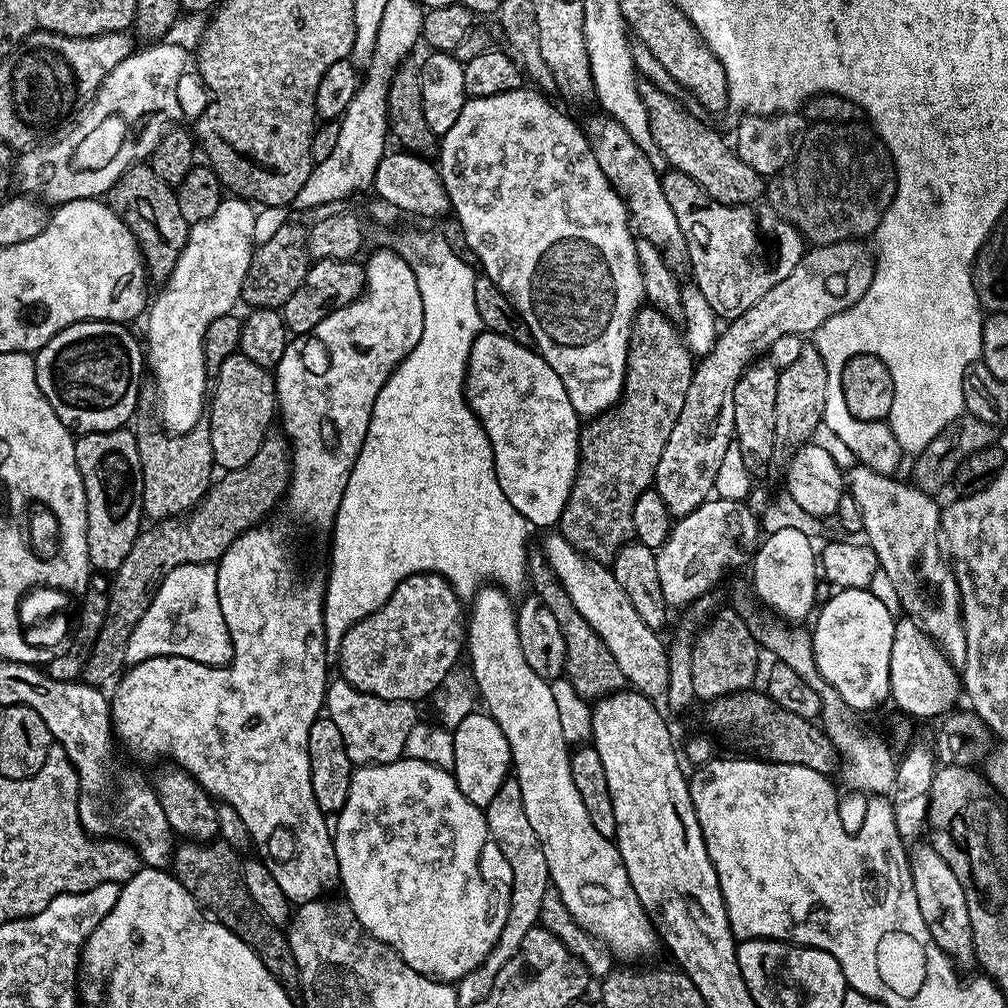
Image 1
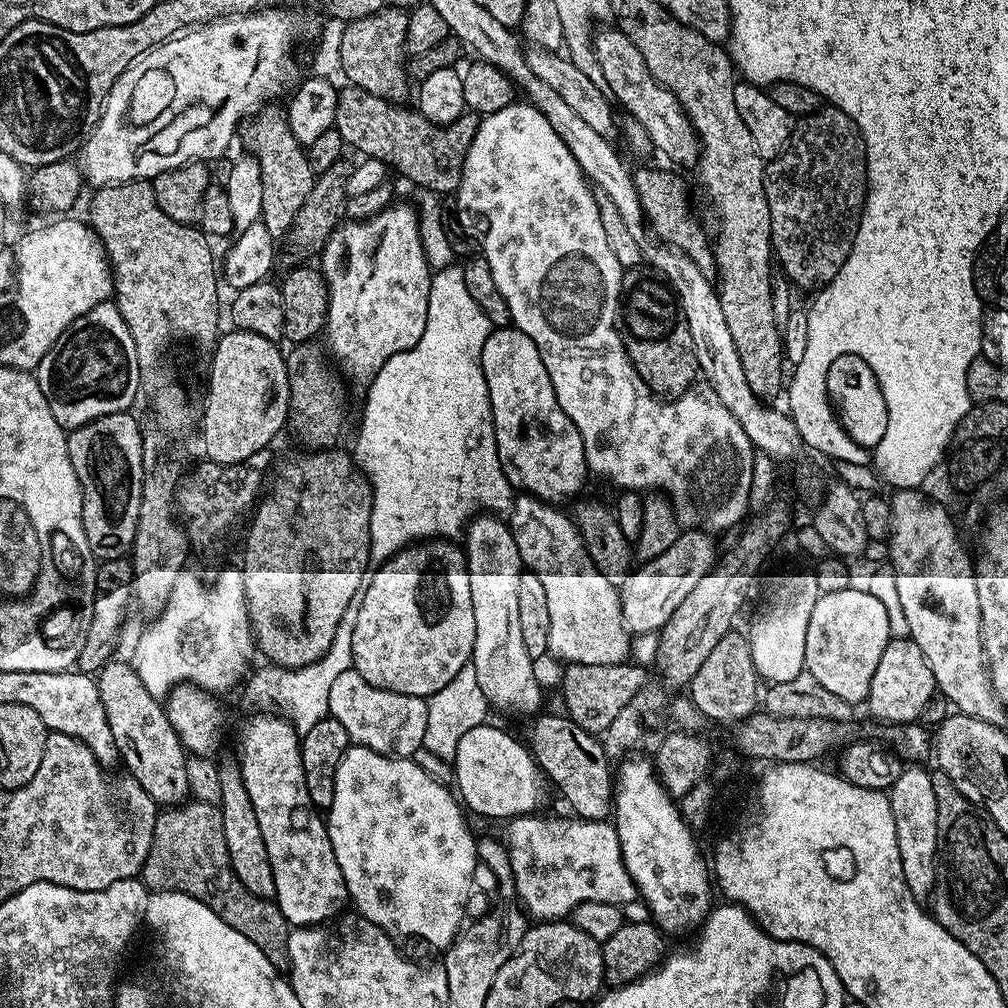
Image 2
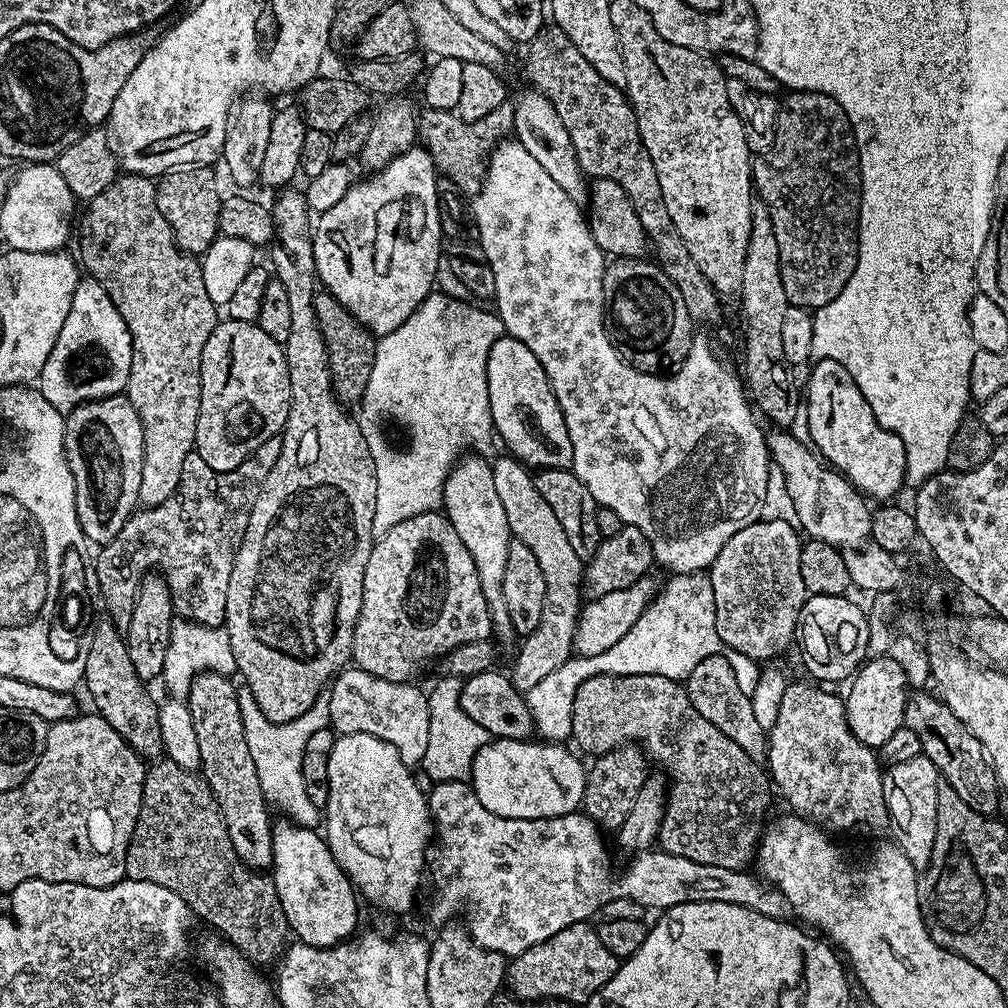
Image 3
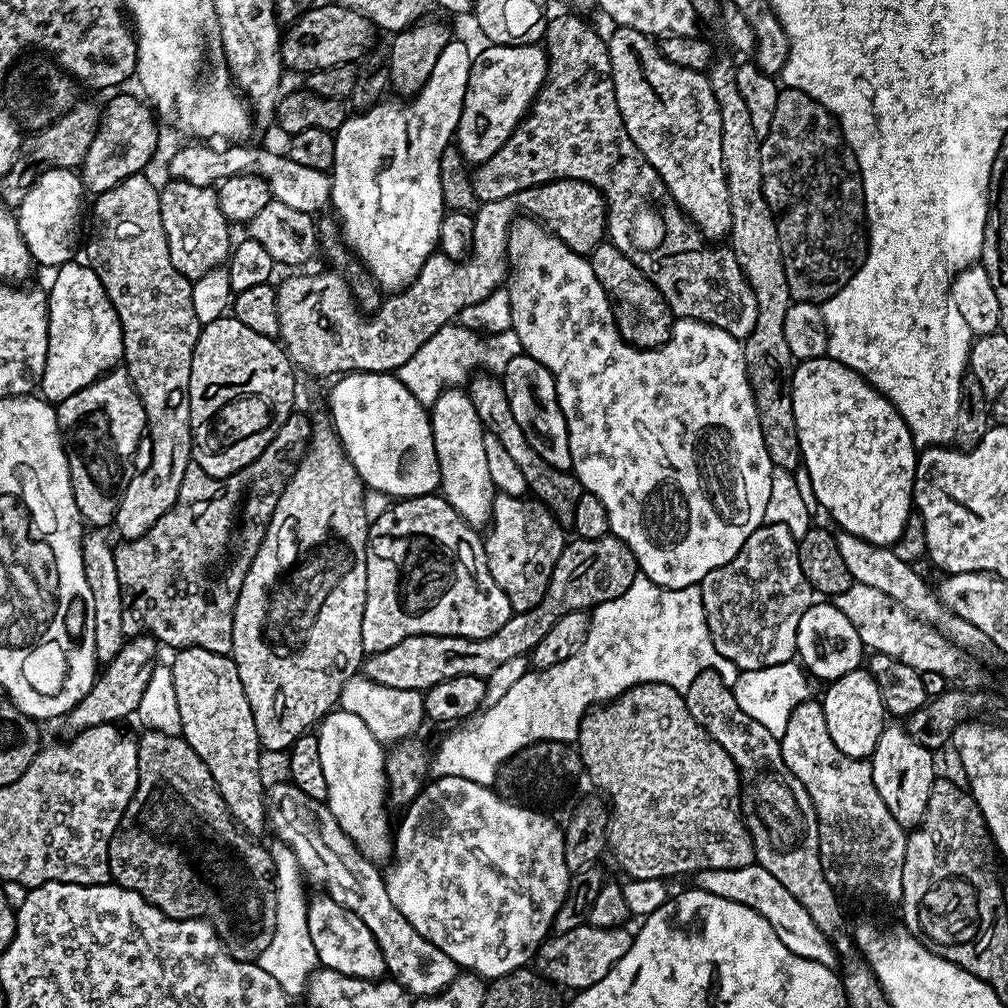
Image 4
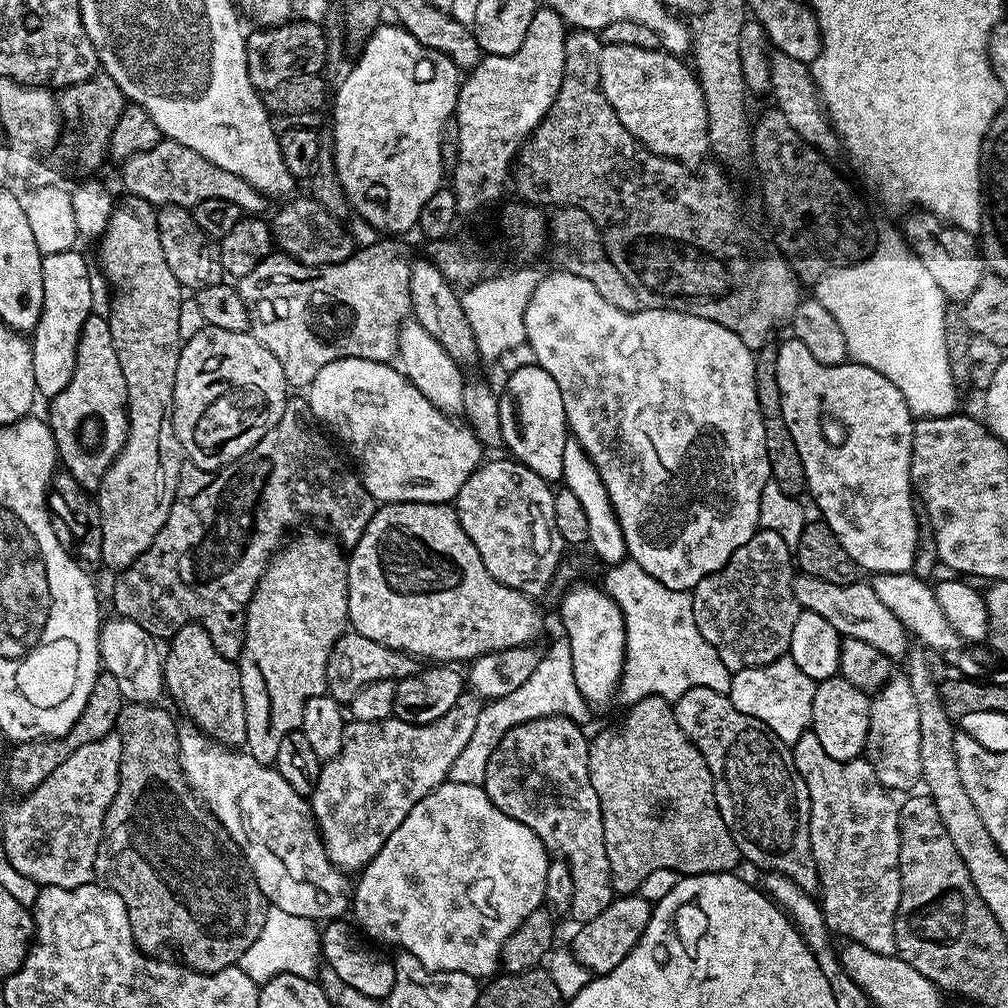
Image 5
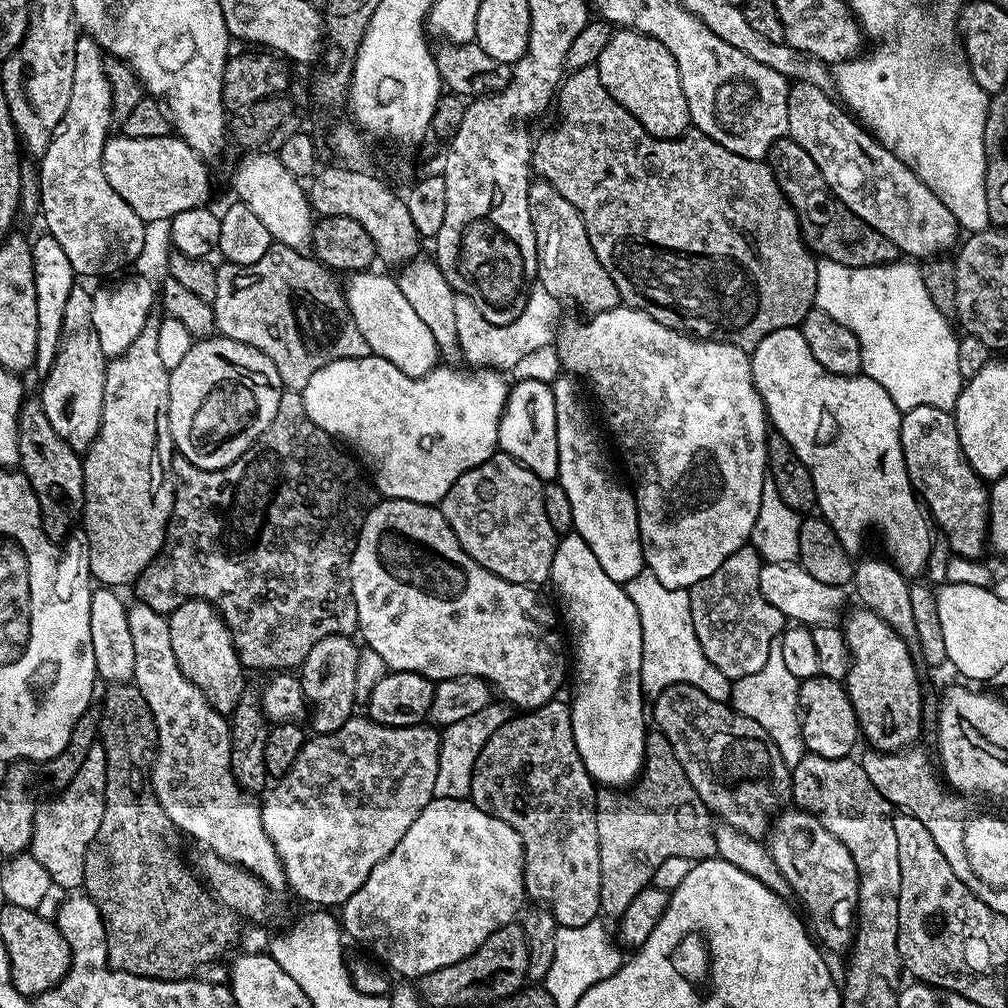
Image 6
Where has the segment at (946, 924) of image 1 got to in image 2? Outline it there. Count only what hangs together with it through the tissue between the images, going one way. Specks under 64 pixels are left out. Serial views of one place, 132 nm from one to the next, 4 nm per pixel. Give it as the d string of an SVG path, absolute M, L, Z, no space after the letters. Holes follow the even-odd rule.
M924 766L905 767L898 782L894 782L890 789L894 830L898 838L898 854L902 858L902 874L906 878L906 886L914 894L914 898L921 902L927 901L933 895L938 884L938 876L936 880L936 868L938 872L936 850L938 801L934 799L932 772L926 769L927 767Z

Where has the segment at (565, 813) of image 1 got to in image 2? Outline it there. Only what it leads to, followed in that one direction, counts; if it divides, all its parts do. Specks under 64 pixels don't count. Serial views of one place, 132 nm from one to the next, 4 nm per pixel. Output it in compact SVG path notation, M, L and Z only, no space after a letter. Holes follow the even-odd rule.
M496 514L477 515L468 521L462 540L470 574L470 602L474 602L474 650L470 667L479 695L481 692L498 711L531 717L541 708L537 665L526 654L518 619L518 578L526 569L511 527L500 520L503 519Z

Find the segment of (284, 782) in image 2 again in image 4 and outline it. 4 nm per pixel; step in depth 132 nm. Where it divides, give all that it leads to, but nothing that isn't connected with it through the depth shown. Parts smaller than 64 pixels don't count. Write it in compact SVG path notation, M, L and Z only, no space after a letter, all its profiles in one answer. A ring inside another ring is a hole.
M327 894L319 895L307 901L310 939L317 951L319 963L338 974L357 976L363 980L381 979L386 972L382 950L378 942L374 942L374 934L366 930L366 922L359 920L354 913L347 912Z

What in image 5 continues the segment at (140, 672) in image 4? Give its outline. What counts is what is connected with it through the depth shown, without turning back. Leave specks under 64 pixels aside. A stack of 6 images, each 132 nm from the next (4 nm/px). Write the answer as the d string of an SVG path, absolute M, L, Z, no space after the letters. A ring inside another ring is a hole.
M101 671L94 682L94 690L90 690L86 698L86 706L82 706L82 714L78 714L74 726L70 726L64 736L22 740L13 747L16 749L8 756L9 786L16 794L33 792L39 784L46 782L46 778L50 778L50 774L54 774L54 770L58 770L58 766L62 766L62 762L66 762L66 758L70 758L70 754L74 754L74 750L78 750L78 746L86 746L86 742L94 742L106 734L115 732L118 714L123 710L125 703L122 690L118 690L118 678L114 678L114 674Z

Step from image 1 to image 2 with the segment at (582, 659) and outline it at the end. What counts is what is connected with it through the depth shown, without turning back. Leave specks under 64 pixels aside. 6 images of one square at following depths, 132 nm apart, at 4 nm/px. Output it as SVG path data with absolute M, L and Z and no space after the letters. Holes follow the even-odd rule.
M569 664L563 670L560 688L564 691L564 708L568 719L573 720L582 730L593 734L603 734L618 718L622 706L638 694L640 688L649 683L643 667L633 667L632 676L623 676L619 667L610 664Z

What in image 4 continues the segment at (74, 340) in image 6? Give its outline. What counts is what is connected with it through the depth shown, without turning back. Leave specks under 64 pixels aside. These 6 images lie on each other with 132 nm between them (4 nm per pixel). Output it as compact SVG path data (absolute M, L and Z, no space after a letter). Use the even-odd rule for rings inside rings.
M117 366L78 390L78 394L59 401L56 421L70 466L70 482L80 520L96 530L107 529L107 524L109 527L116 519L120 496L133 475L132 459L140 440L142 444L145 439L148 422L128 369Z

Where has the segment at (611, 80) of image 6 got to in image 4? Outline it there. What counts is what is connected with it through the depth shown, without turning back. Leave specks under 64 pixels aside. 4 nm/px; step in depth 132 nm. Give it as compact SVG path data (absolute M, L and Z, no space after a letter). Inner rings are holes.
M617 27L615 31L616 33L613 36L609 35L607 37L608 57L612 67L614 94L618 98L618 110L622 114L622 122L626 126L626 134L630 134L634 146L638 146L638 150L642 150L642 154L650 162L650 166L654 166L654 170L658 170L658 174L662 178L662 182L666 182L674 202L678 202L678 206L684 212L684 215L695 224L696 229L712 242L719 241L716 240L719 236L727 237L732 231L732 215L730 214L730 194L726 184L726 170L722 162L722 114L718 114L718 102L714 98L714 90L710 86L707 75L703 72L695 72L692 69L683 69L682 66L676 66L673 62L668 61L660 53L657 41L653 37L647 36L644 32L639 32L633 28L621 27Z

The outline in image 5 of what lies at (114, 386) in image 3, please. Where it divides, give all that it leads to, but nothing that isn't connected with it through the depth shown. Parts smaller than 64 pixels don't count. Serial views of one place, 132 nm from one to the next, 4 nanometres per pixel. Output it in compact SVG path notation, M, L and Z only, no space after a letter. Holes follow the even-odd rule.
M80 250L44 256L42 286L42 314L35 332L30 336L32 369L37 393L41 397L51 398L66 390L66 382L70 382L70 374L74 374L80 331L86 318L94 312L92 280L88 277L88 264Z

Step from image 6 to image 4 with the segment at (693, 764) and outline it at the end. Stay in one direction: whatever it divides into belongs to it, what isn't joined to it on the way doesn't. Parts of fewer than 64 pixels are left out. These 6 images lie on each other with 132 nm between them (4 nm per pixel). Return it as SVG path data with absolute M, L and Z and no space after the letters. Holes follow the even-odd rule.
M709 670L698 674L698 678L694 678L694 682L690 682L688 691L684 693L684 701L690 714L694 714L694 718L711 734L714 742L718 742L718 746L722 746L722 750L726 750L726 754L730 754L730 758L734 758L734 766L740 771L742 785L740 815L745 826L748 827L748 833L752 839L756 855L755 863L770 870L770 874L774 874L774 878L778 878L778 882L782 882L782 886L786 886L786 890L790 890L790 894L794 894L794 898L798 898L798 902L802 902L806 914L810 914L810 918L814 918L814 926L818 926L818 930L822 930L822 934L828 936L837 953L844 954L844 952L853 951L853 937L849 933L847 936L846 933L840 932L844 928L844 912L840 909L839 900L841 897L838 895L837 889L832 888L824 876L824 867L820 861L818 822L812 799L810 794L806 794L806 786L802 786L802 782L798 782L798 778L794 778L790 774L780 753L779 739L770 734L765 726L759 725L742 712L738 702L735 701L735 694L729 681L721 678L714 671Z

